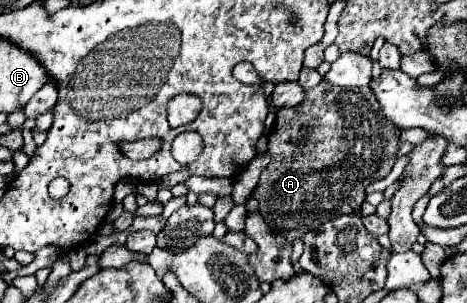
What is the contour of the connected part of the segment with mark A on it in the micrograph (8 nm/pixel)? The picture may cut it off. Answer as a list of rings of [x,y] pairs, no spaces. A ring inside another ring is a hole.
[[[322,79],[314,89],[306,91],[300,105],[282,107],[276,115],[276,125],[268,137],[268,153],[272,155],[272,163],[262,171],[260,183],[254,189],[254,199],[260,205],[260,215],[264,217],[266,225],[288,243],[294,243],[296,239],[302,239],[306,231],[326,223],[326,219],[334,219],[334,215],[356,213],[356,209],[364,203],[366,187],[372,181],[386,177],[396,163],[398,133],[400,129],[382,115],[370,87],[344,89]],[[304,125],[312,127],[308,137],[310,145],[302,155],[297,155],[295,150],[303,139],[300,129]]]

